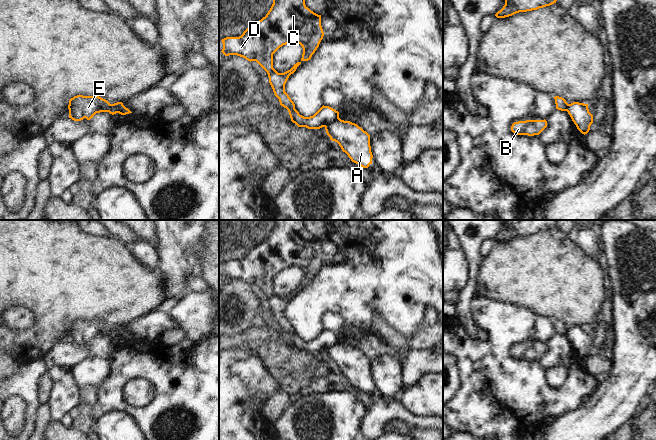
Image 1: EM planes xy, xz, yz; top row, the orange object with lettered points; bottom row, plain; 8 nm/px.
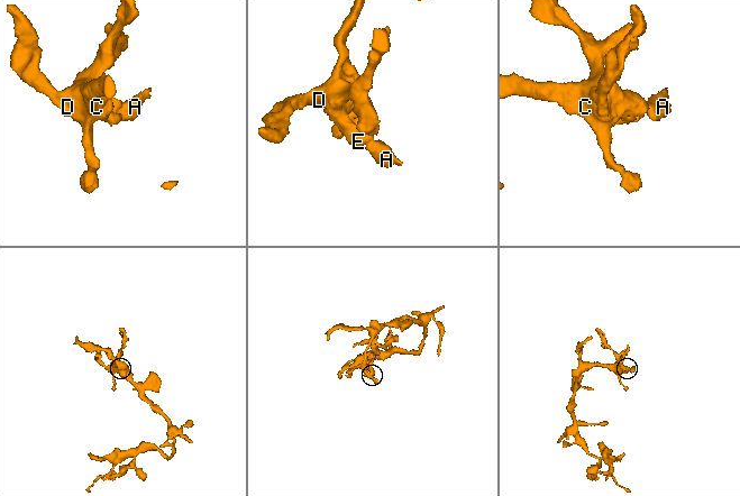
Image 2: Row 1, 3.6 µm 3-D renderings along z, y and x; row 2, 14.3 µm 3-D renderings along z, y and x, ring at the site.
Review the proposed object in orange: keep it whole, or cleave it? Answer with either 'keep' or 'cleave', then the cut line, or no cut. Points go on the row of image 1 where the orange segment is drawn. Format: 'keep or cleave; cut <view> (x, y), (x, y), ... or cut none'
cleave; cut xz (339, 118), (325, 127)

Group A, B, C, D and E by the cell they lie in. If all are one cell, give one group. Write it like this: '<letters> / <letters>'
A / B C D E

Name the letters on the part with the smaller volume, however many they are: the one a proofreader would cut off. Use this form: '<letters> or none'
A

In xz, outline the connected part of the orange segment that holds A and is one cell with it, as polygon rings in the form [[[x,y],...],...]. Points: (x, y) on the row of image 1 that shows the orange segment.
[[[339,118],[325,130],[330,140],[337,142],[352,162],[363,168],[372,164],[370,135],[357,124]]]

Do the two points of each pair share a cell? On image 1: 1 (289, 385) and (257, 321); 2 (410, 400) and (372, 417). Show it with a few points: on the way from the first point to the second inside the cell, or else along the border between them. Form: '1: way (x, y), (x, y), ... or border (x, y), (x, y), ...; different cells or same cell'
1: border (265, 324), (262, 326), (251, 326); different cells
2: border (400, 401), (412, 413), (421, 416); different cells

